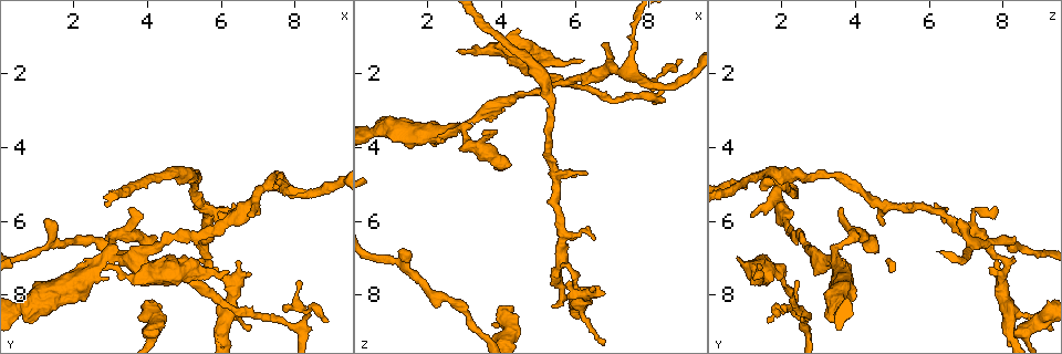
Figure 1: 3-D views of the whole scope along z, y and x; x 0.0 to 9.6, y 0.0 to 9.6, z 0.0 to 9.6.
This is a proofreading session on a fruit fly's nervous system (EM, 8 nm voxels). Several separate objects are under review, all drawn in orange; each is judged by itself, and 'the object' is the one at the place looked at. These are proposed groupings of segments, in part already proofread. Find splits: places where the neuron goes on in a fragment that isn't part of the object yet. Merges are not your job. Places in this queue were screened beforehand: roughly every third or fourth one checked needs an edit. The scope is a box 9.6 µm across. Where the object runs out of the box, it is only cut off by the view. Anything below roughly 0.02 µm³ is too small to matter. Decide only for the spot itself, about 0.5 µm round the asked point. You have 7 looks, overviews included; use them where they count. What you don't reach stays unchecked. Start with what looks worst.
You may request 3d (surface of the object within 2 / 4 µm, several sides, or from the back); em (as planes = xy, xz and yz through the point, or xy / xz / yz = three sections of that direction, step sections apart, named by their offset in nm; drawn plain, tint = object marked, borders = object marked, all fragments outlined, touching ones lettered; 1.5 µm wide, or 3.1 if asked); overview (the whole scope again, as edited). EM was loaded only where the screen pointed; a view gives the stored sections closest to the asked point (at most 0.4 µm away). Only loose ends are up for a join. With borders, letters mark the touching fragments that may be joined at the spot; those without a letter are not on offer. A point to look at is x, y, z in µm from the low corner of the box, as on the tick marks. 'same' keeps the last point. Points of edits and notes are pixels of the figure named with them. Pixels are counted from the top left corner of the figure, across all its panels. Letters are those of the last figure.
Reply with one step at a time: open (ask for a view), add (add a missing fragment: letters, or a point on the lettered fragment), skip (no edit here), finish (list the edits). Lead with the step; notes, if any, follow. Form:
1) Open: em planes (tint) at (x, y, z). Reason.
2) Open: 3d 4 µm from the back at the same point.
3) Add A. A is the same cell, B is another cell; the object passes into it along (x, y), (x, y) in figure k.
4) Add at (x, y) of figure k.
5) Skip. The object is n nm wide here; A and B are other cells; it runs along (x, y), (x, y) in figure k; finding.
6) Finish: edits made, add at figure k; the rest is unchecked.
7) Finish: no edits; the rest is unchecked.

Open: em planes (plain) at (5.95, 6.15, 4.80). Free end.

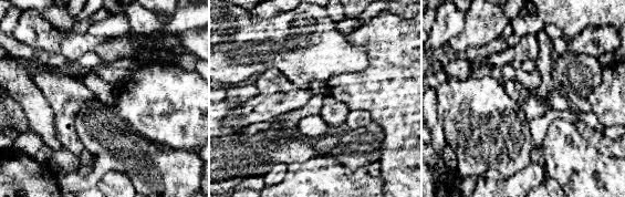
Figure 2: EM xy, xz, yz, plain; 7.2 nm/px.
Open: em planes (borders) at the same point.

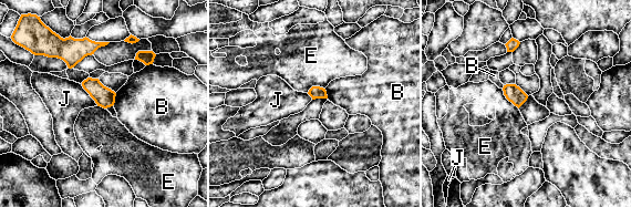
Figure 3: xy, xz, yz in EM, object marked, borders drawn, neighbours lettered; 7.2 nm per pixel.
Skip. The longest contact is with J, 200 nm; B, E and J are other cells; a border runs along (502, 89), (505, 96), (518, 109) in figure 3; none of them fits.

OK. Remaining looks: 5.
Open: 3d 4 µm at (2.80, 7.35, 1.40). Free end.

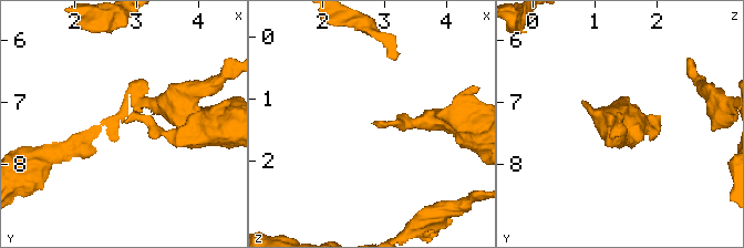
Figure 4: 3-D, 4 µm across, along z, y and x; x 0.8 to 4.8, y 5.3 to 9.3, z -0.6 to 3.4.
Open: em xy step 8 (tint) at (2.80, 7.30, 1.35). Need the tissue.

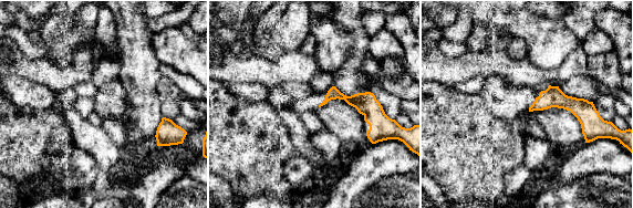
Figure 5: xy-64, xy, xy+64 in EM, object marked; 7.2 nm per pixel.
Open: em planes (borders) at the same point. Cut it another way.

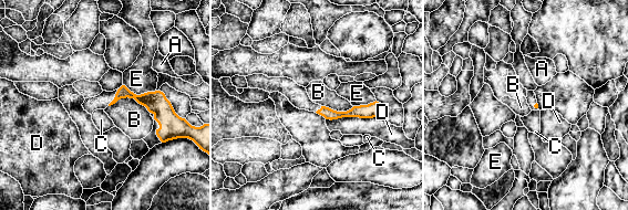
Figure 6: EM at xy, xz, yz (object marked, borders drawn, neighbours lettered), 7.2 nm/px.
Skip. A, B, C, D and E are other cells; it runs along (321, 111), (329, 114), (381, 114) in figure 6; none of them fits.

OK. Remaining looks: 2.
Finish: no edits; the rest is unchecked.

